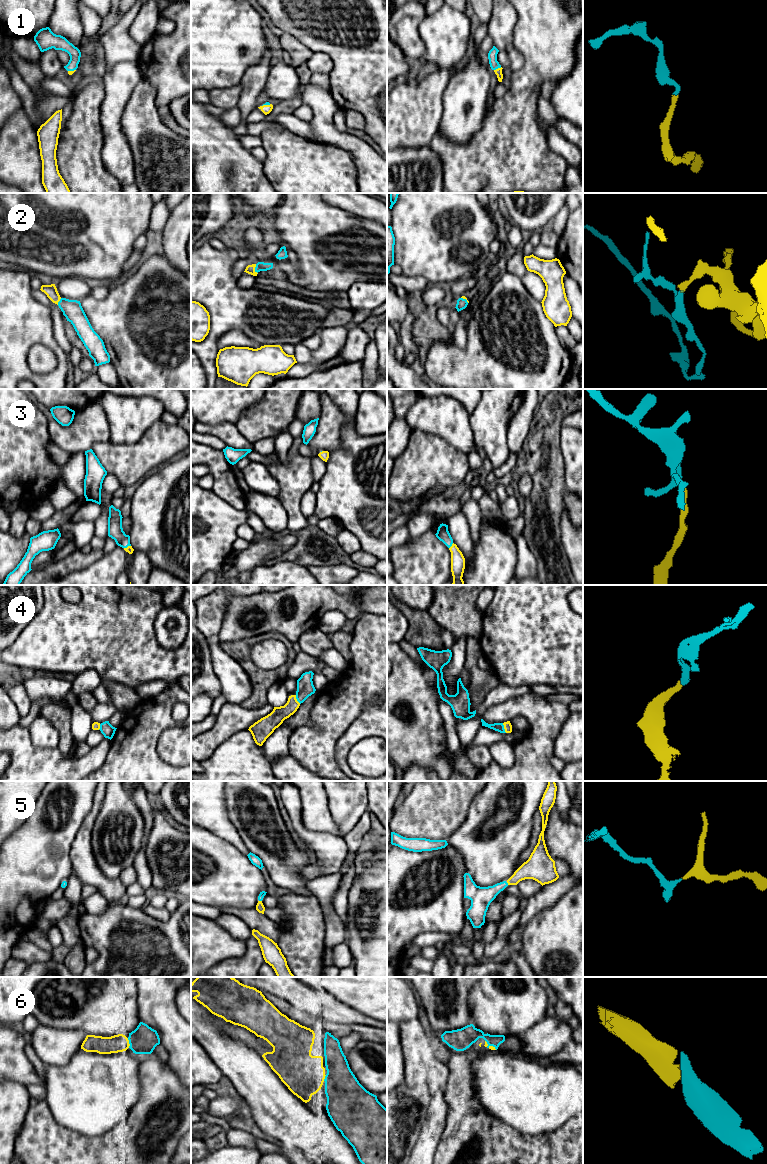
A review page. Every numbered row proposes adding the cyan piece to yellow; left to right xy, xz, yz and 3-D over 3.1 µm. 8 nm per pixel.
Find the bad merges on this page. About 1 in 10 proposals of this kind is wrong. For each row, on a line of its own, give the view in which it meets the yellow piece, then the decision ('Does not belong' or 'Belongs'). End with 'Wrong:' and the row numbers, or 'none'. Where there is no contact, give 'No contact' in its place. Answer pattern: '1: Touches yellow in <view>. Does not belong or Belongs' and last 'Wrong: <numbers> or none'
1: Touches yellow in yz. Belongs
2: Touches yellow in xz. Belongs
3: Touches yellow in yz. Belongs
4: Touches yellow in yz. Belongs
5: Touches yellow in yz. Belongs
6: Touches yellow in xy. Belongs
Wrong: none

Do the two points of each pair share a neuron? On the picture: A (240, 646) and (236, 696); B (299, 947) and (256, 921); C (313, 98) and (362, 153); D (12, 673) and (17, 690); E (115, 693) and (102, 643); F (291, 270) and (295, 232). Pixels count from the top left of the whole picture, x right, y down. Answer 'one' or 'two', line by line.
A: two
B: two
C: one
D: two
E: two
F: one

